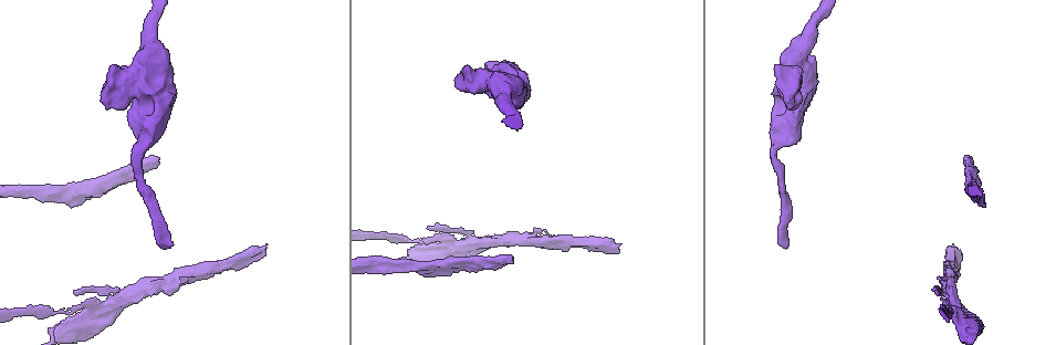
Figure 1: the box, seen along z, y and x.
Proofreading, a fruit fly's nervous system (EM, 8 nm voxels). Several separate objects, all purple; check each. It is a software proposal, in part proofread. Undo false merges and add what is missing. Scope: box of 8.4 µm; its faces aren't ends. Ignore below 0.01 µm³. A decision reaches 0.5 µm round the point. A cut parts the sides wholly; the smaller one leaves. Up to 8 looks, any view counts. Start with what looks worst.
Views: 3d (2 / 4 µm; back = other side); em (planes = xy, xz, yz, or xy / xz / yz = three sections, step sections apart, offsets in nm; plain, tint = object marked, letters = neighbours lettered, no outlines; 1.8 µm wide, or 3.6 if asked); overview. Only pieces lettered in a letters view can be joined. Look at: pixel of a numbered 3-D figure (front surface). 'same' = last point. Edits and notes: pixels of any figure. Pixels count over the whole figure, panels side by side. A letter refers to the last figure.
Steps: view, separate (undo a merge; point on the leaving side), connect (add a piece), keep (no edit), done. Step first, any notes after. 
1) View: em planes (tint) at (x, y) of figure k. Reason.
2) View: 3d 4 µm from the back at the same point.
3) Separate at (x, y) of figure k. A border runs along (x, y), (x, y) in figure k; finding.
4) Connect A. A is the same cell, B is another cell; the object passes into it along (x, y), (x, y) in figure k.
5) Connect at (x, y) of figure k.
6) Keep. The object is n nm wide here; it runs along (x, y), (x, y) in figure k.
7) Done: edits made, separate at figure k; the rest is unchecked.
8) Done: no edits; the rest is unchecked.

View: em planes (letters) at (968, 162) of figure 1.

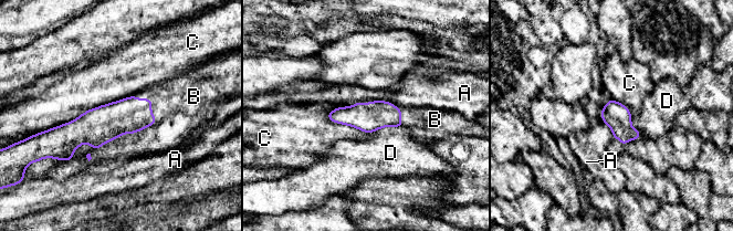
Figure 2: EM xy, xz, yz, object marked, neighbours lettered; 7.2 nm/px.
Connect B. B is the same cell, A, C and D are other cells; the object passes into it along (129, 115), (152, 104), (185, 95) in figure 2; it goes on there.

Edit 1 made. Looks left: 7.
View: 3d 4 µm from the back at (620, 243) of figure 1. End of a long branch.

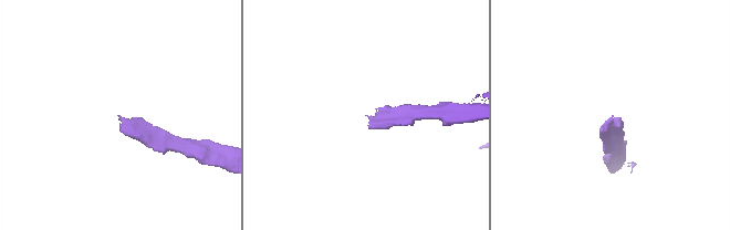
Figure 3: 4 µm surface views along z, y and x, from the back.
View: em xy step 16 (letters) at (368, 117) of figure 3.

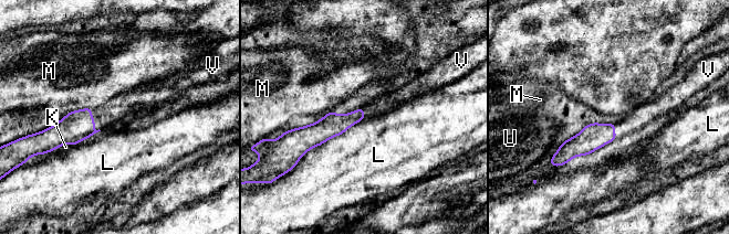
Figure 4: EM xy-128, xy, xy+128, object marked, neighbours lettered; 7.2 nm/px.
Connect V. The longest contact is with L, 550 nm; V is the same cell, K, L, M and U are other cells; the object passes into it along (593, 136), (614, 130), (641, 116) in figure 4; the cell continues.

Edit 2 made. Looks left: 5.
View: overview. See it whole again.

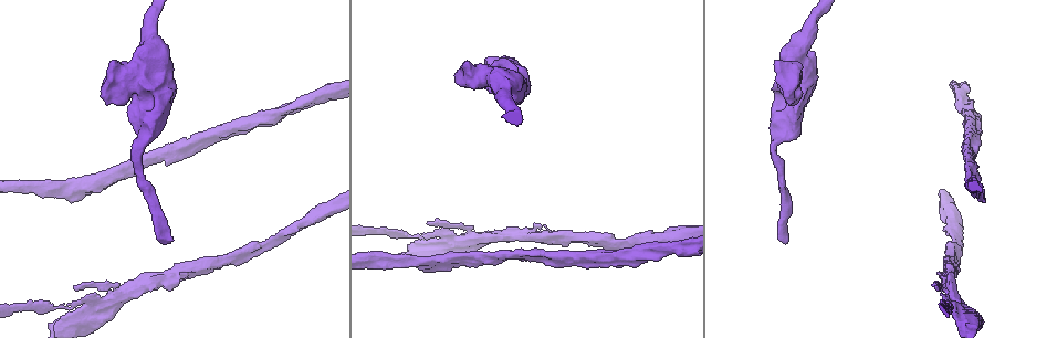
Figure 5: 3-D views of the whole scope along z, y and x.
View: em xy step 4 (letters) at (785, 241) of figure 5.

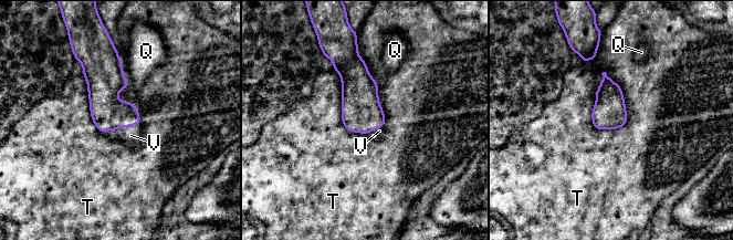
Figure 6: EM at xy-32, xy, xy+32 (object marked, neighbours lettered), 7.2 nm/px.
View: em planes (letters) at the same point.

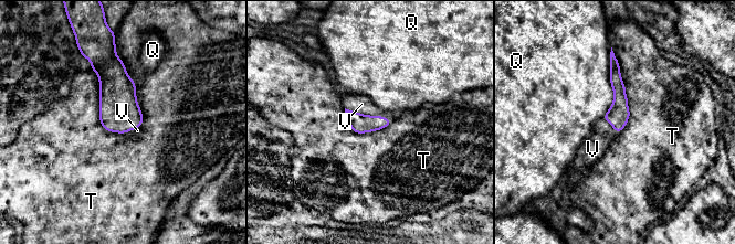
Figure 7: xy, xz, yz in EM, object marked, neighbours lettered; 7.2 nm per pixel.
Connect V. V is the same cell, Q and T are other cells; it goes on there.

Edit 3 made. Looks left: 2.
Done: edits made, connect at figure 2, connect at figure 4, connect at figure 7; the rest is unchecked.

